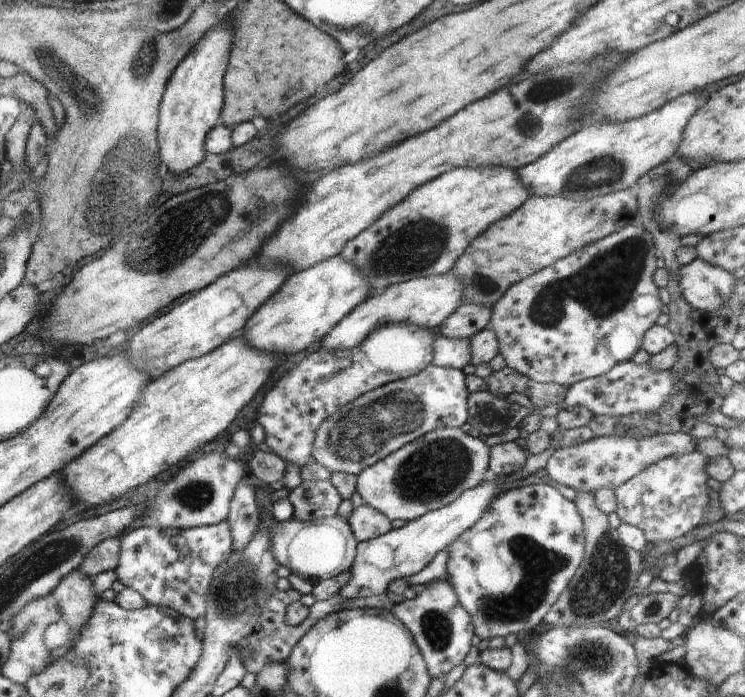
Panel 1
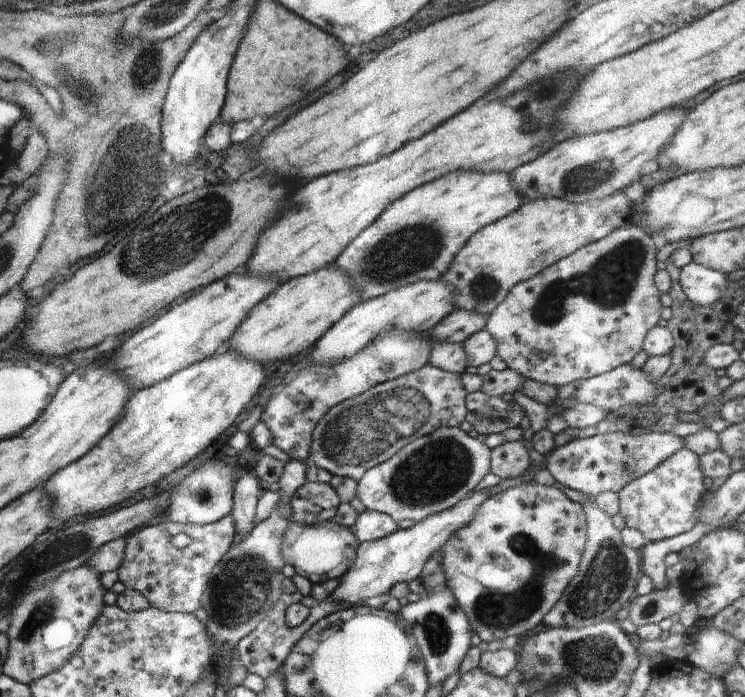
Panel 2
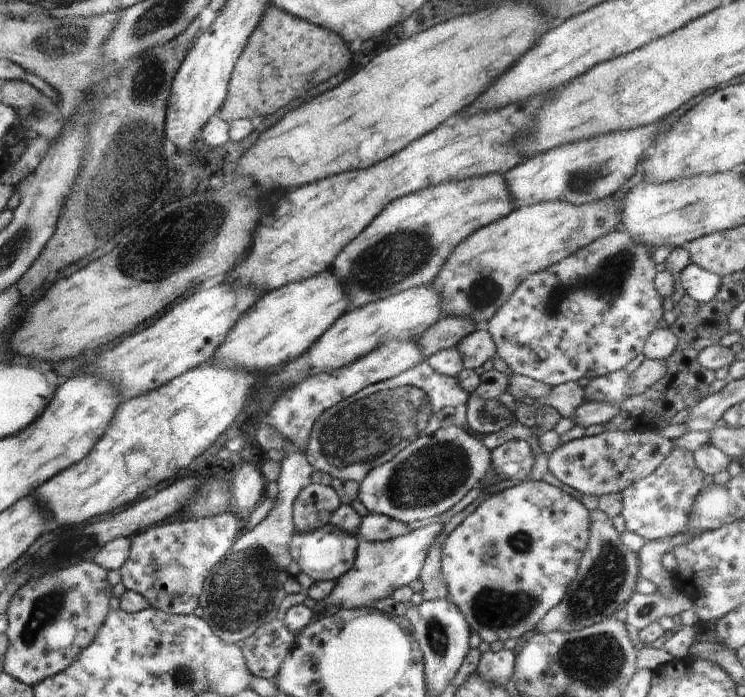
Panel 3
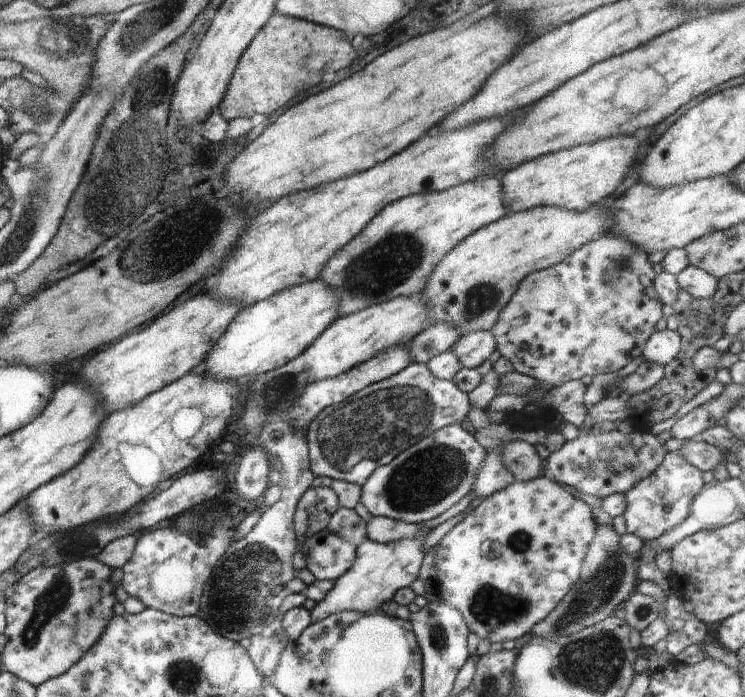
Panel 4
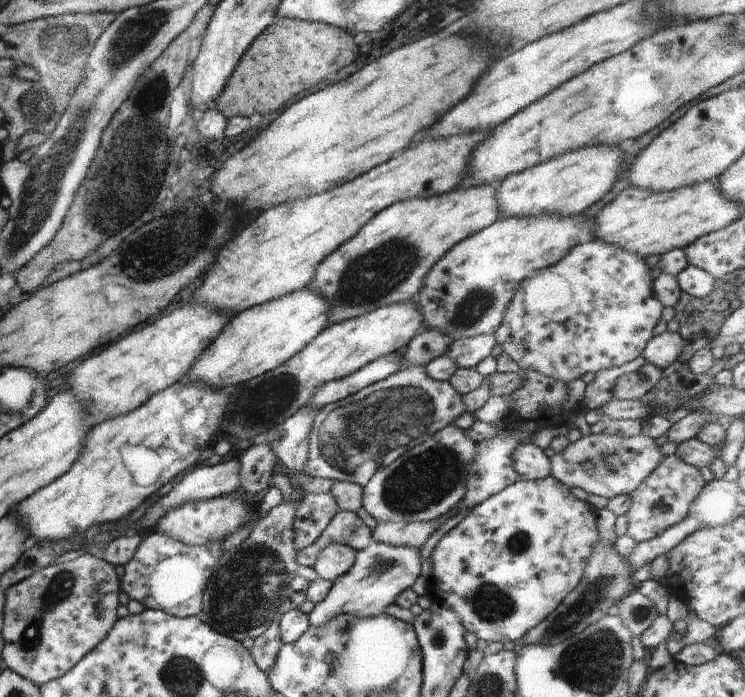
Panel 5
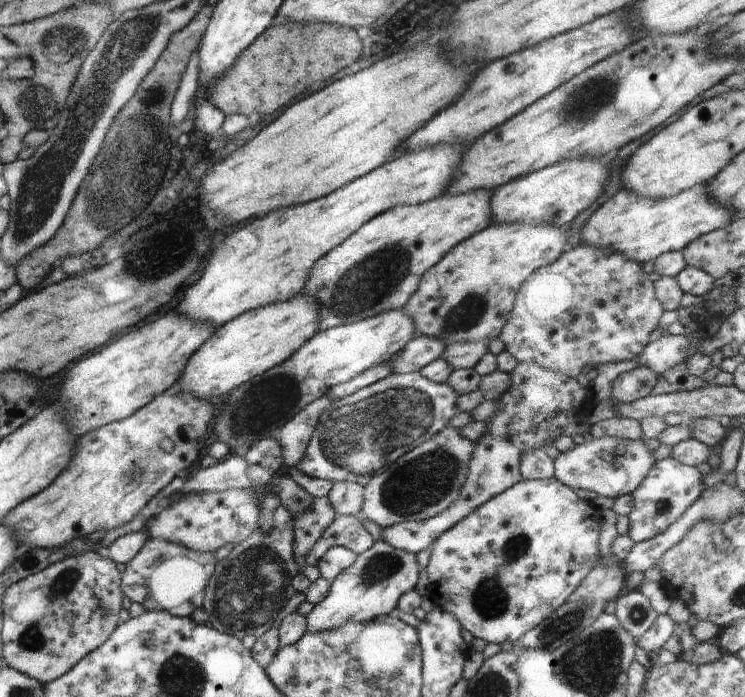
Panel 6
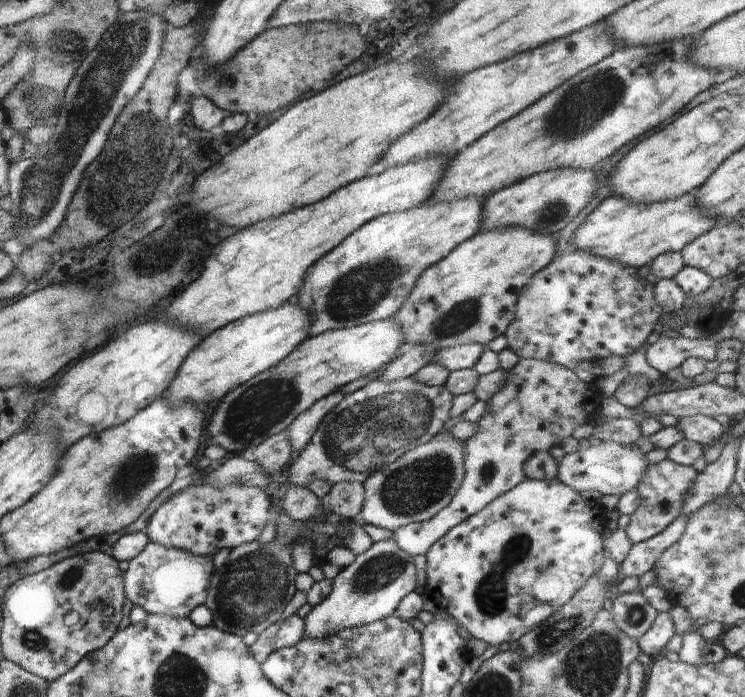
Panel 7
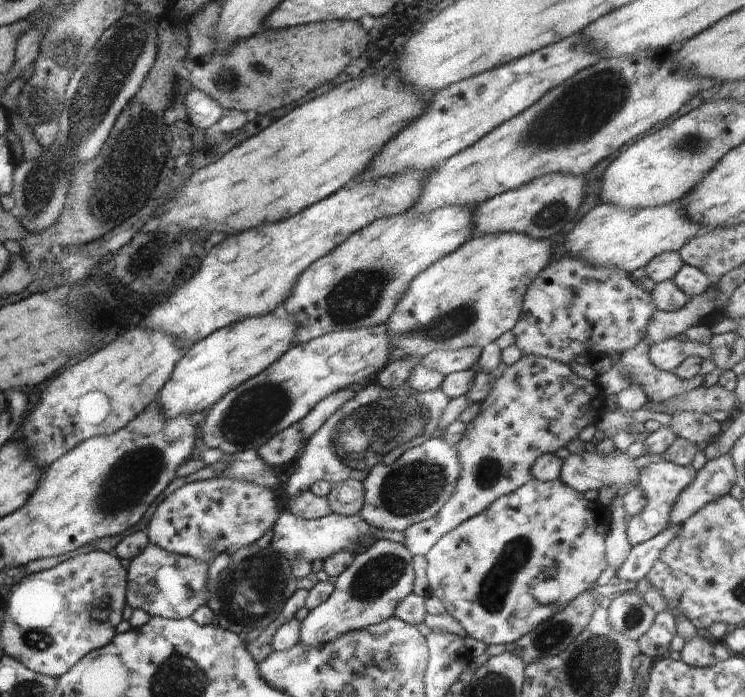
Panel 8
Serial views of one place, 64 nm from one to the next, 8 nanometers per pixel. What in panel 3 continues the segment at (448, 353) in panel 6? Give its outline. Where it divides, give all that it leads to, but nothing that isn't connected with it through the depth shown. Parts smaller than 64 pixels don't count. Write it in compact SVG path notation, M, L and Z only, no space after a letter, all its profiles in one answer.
M479 327L466 339L463 339L457 350L463 359L465 369L475 369L496 355L496 348L485 327Z

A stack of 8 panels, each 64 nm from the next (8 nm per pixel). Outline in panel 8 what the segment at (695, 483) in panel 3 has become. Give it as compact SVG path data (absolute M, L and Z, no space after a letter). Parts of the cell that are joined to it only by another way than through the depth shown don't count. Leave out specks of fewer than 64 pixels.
M664 459L660 462L646 461L642 464L635 486L638 486L646 494L648 502L646 502L642 512L633 515L631 522L627 523L628 542L632 547L650 540L668 527L669 512L672 510L676 498L680 496L680 492L684 488L688 488L692 484L696 472L697 470L691 464L683 467L673 462L666 462Z

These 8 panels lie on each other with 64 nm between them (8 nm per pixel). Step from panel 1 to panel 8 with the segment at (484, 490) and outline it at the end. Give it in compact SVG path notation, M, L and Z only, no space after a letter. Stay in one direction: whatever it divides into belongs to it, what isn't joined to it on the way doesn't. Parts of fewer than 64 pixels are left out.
M376 539L374 544L355 554L353 564L349 564L333 583L332 595L302 620L300 642L304 645L330 643L349 631L391 618L398 604L414 590L412 556L402 543L388 539Z

